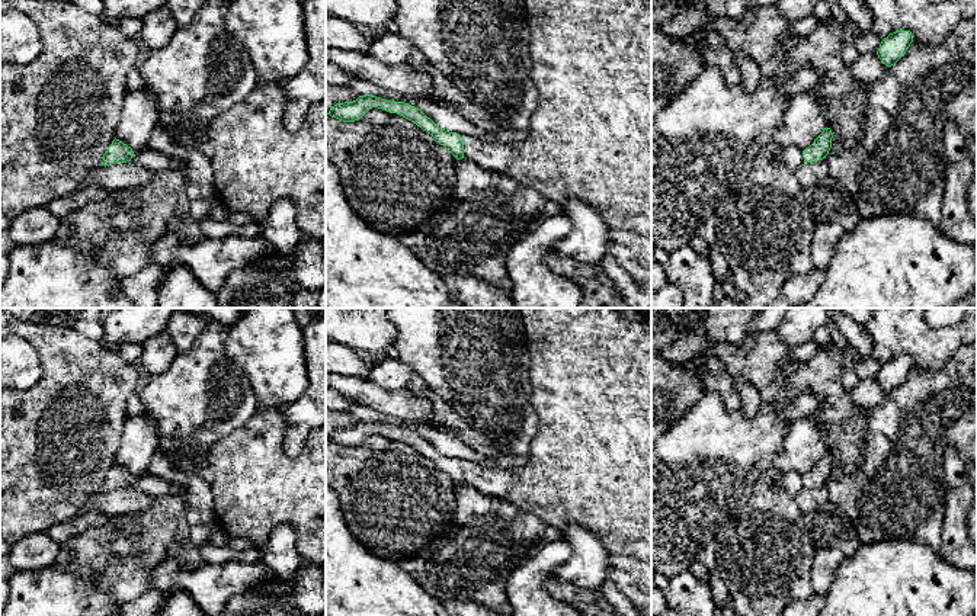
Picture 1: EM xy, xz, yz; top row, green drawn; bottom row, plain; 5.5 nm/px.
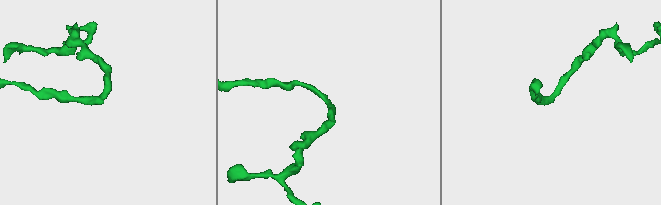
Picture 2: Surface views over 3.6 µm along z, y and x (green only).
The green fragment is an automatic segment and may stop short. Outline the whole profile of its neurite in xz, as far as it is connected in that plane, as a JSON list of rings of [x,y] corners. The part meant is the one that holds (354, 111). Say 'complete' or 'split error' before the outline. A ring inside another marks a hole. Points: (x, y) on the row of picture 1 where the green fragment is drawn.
split error | [[[523,0],[526,7],[528,26],[531,31],[529,51],[532,57],[531,77],[539,94],[539,103],[529,121],[528,137],[519,142],[486,142],[470,135],[461,135],[439,128],[420,109],[404,103],[391,102],[377,96],[359,96],[353,102],[334,105],[327,115],[343,122],[359,121],[369,109],[378,108],[397,113],[423,131],[430,134],[436,142],[443,145],[457,160],[474,161],[487,170],[509,174],[520,185],[536,190],[545,199],[561,209],[568,200],[577,199],[593,208],[608,224],[608,246],[599,266],[615,282],[624,301],[632,308],[651,308],[651,0]]]

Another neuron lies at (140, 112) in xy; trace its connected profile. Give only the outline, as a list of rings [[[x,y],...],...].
[[[147,89],[128,92],[115,138],[140,150],[148,145],[153,129],[158,125],[158,106],[153,93]]]

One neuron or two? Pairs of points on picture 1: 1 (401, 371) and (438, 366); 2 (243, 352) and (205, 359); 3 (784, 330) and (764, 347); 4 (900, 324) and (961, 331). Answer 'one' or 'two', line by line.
1: two
2: two
3: two
4: one

